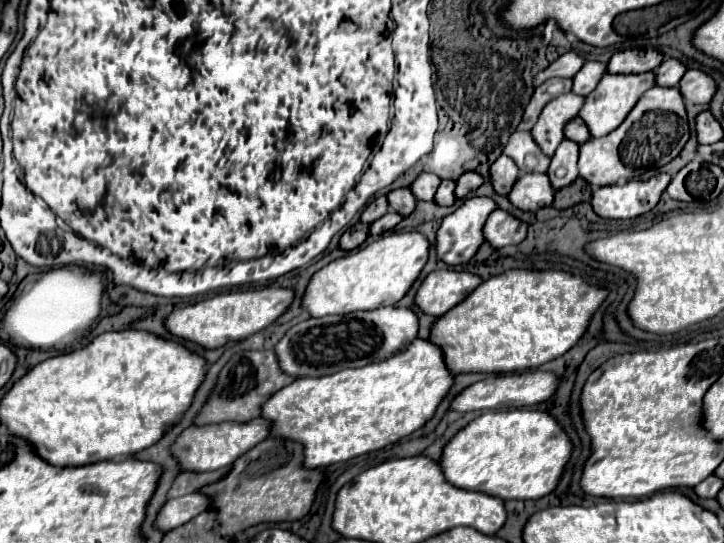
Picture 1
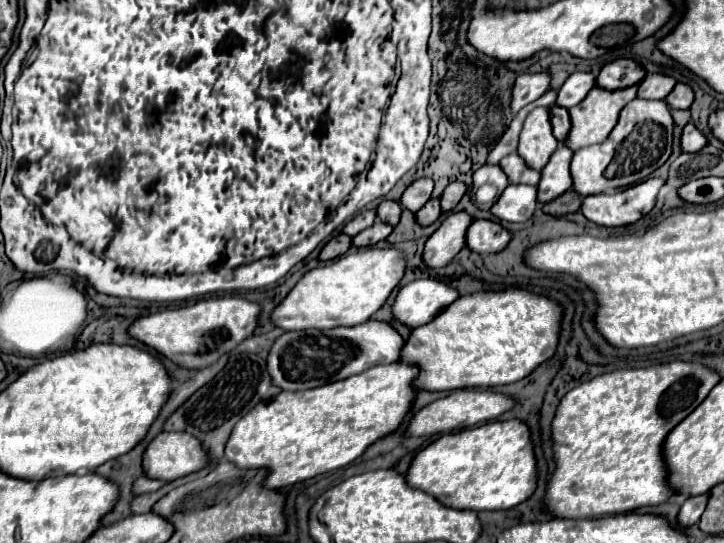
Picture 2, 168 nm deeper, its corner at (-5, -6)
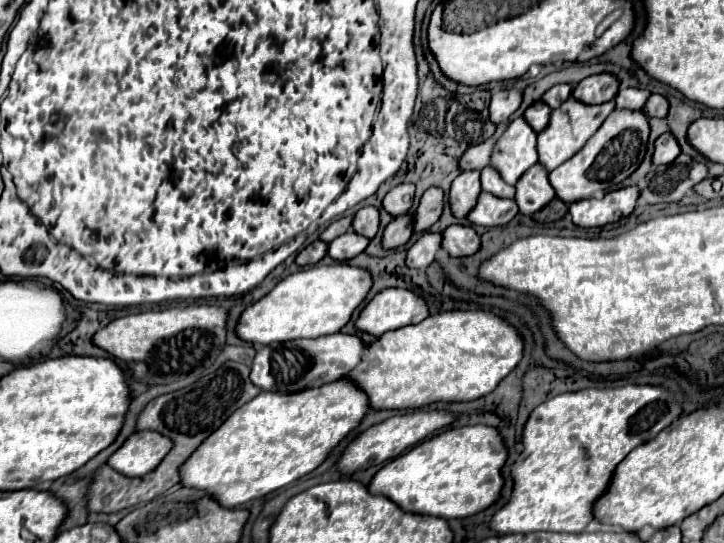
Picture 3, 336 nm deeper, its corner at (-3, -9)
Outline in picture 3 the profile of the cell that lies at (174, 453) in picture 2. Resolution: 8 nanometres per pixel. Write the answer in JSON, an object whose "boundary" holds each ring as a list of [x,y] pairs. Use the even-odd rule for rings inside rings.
{"boundary":[[[136,430],[108,458],[108,466],[124,476],[144,476],[154,470],[172,448],[170,438],[154,430]]]}

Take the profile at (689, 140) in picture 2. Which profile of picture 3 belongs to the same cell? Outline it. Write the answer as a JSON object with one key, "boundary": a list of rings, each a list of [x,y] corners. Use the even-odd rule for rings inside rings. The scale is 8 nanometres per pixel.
{"boundary":[[[670,132],[662,134],[654,142],[654,154],[652,154],[652,164],[670,164],[674,158],[680,154],[680,146],[676,144],[674,136]]]}

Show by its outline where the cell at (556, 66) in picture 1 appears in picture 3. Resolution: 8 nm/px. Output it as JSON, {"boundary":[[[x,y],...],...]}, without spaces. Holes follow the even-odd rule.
{"boundary":[[[498,90],[492,92],[490,96],[490,104],[488,104],[488,112],[490,112],[490,122],[500,124],[506,122],[508,116],[520,106],[522,102],[522,92],[520,90]]]}

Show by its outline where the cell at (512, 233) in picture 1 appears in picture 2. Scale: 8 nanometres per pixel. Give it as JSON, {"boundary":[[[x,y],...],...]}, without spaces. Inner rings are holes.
{"boundary":[[[476,219],[466,233],[466,247],[480,255],[498,253],[506,249],[510,241],[512,241],[510,231],[506,231],[500,223],[486,219]]]}

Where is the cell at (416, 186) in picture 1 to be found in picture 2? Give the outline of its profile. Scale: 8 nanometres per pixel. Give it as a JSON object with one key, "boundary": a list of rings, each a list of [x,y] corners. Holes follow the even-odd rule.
{"boundary":[[[418,179],[414,181],[402,195],[400,205],[410,209],[410,211],[420,211],[420,207],[424,207],[424,203],[432,197],[434,191],[434,181],[432,179]]]}

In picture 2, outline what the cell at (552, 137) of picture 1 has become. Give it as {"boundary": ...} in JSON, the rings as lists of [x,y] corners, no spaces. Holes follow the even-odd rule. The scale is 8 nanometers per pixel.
{"boundary":[[[548,107],[534,109],[524,123],[524,129],[520,133],[520,145],[518,155],[534,169],[542,169],[544,163],[548,163],[548,157],[552,157],[552,151],[556,151],[558,141],[552,135],[552,125],[548,123]]]}

